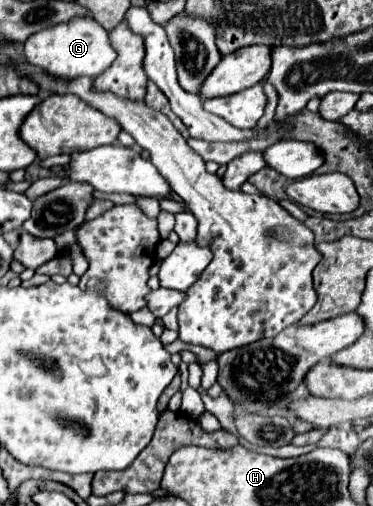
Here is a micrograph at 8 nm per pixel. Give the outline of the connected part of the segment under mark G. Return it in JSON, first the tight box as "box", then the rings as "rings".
{"box":[24,18,116,78],"rings":[[[74,18],[72,22],[64,22],[60,26],[50,26],[48,30],[40,30],[40,34],[32,34],[24,42],[24,56],[34,66],[48,70],[54,76],[76,78],[76,76],[98,76],[102,74],[116,58],[116,50],[110,44],[108,32],[92,18]]]}

